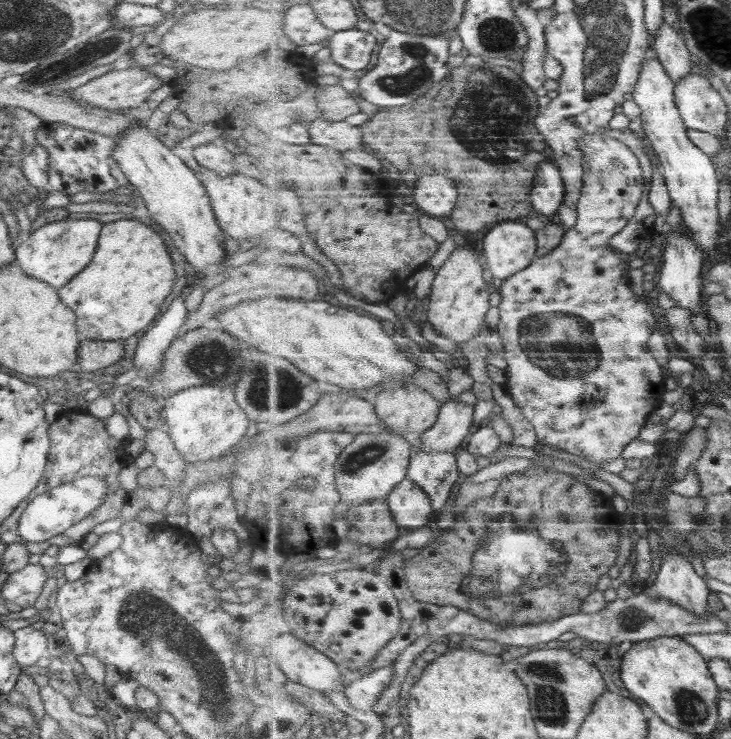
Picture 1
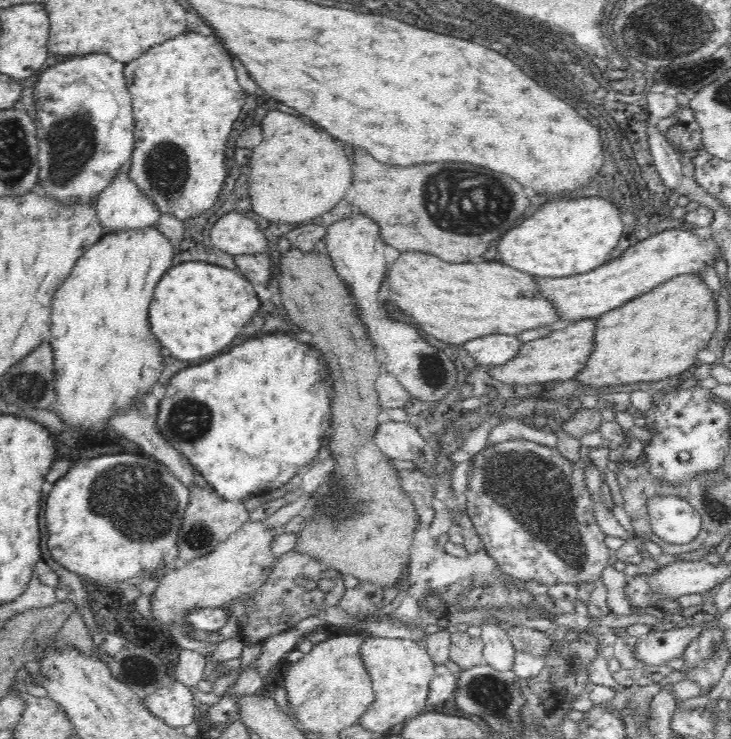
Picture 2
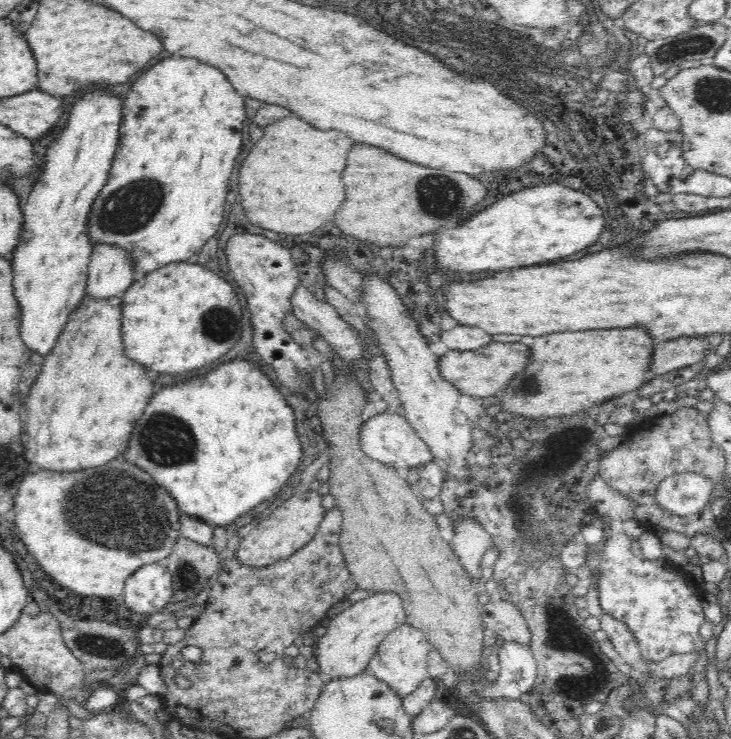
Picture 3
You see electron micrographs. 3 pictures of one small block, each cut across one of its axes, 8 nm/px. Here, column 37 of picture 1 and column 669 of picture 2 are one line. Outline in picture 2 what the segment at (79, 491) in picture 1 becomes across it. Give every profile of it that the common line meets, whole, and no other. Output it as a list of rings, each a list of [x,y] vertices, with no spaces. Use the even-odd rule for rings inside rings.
[[[652,496],[646,502],[646,510],[652,531],[666,542],[688,544],[701,532],[700,513],[679,496]]]

